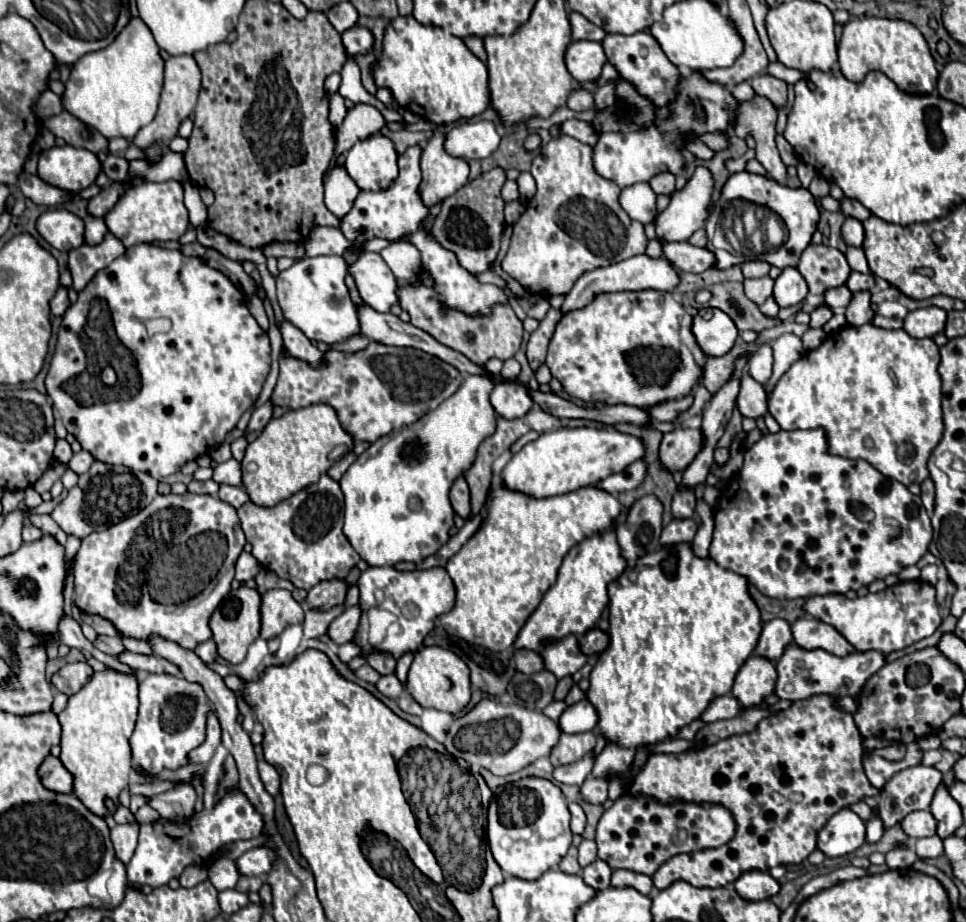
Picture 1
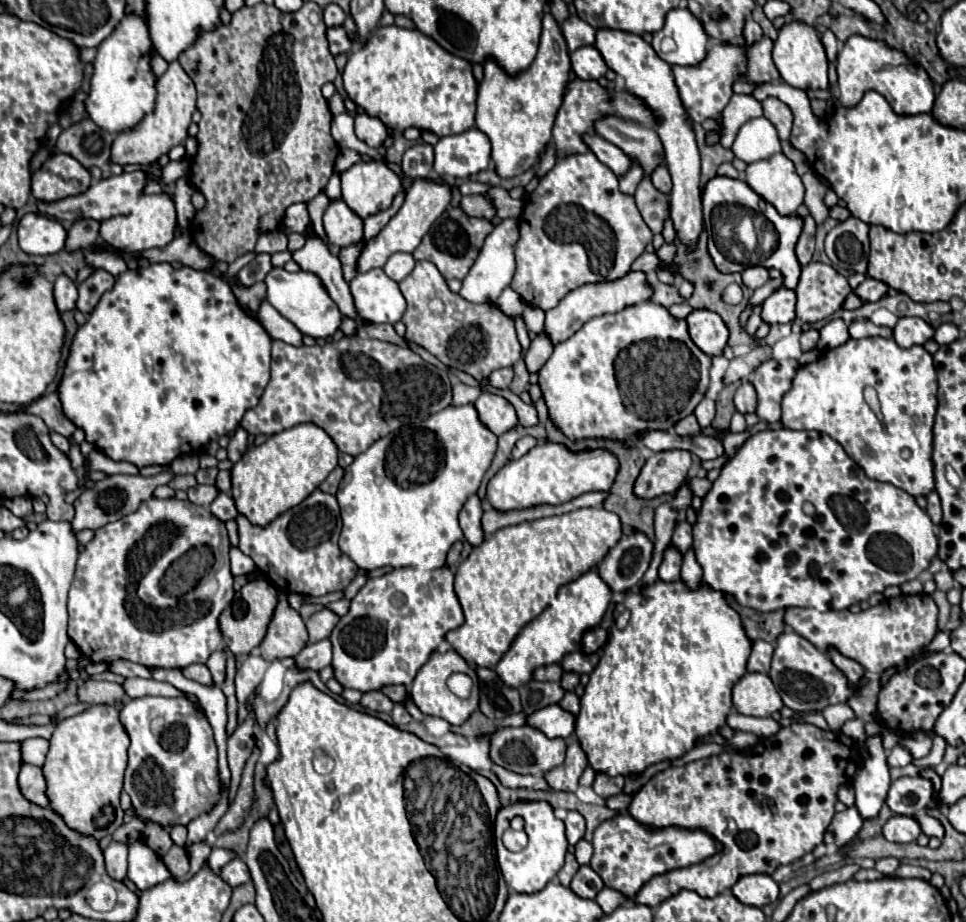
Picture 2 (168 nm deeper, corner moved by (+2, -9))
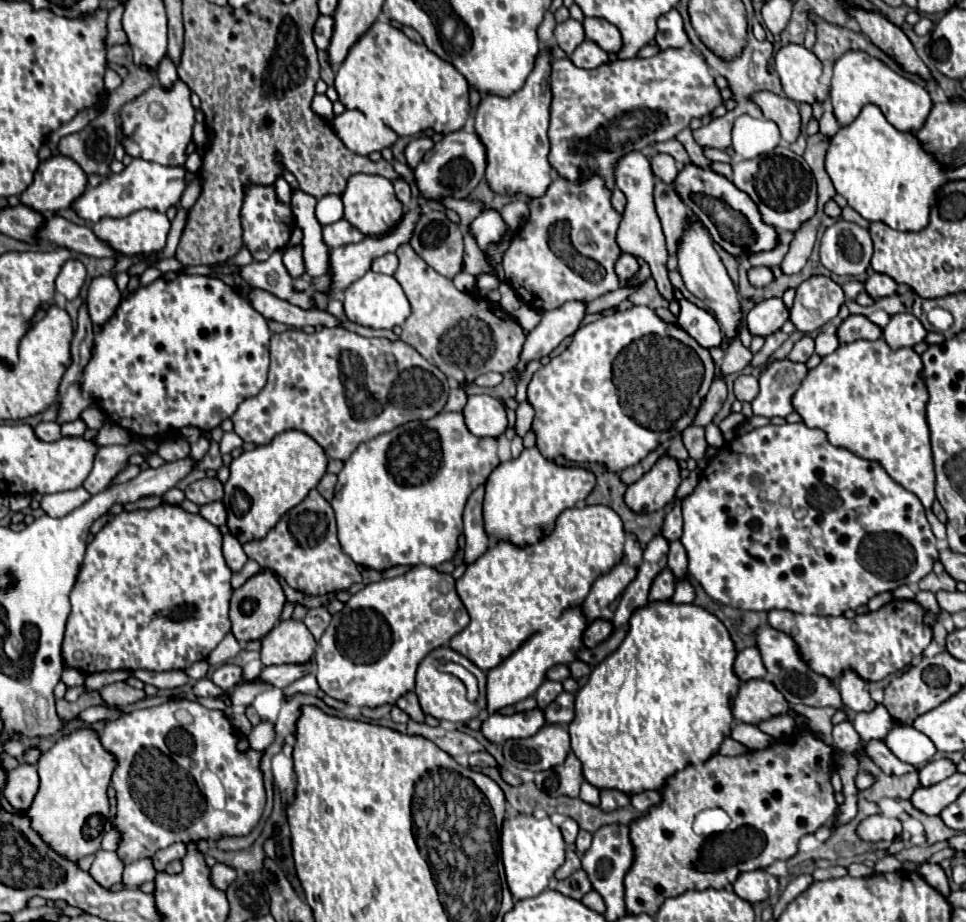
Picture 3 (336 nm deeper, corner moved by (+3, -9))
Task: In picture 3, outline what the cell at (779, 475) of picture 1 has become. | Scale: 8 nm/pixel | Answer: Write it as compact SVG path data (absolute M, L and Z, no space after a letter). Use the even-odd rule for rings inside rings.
M784 423L780 427L764 425L760 429L754 429L746 435L738 435L736 439L724 443L716 451L716 455L708 459L708 465L702 471L702 477L694 493L682 501L682 515L684 515L684 533L680 541L688 553L688 573L704 587L704 591L712 599L746 611L788 609L804 615L842 615L846 609L858 609L860 605L866 605L878 593L894 591L900 585L916 585L922 577L926 577L932 571L932 565L938 559L936 537L924 515L920 499L916 499L916 495L912 495L896 481L892 481L878 463L856 457L848 449L830 445L824 431L810 429L804 423ZM798 507L804 507L808 511L804 519L794 517L794 509Z

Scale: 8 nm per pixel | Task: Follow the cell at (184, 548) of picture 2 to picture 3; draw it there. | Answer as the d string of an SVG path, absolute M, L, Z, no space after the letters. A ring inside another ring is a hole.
M162 503L154 509L136 509L136 511L124 511L116 515L112 521L108 521L98 535L94 535L92 543L86 547L84 563L80 567L76 585L70 593L72 613L66 623L66 635L62 645L62 657L66 665L76 667L82 673L98 673L98 671L116 671L116 669L148 669L148 671L172 671L172 669L188 669L192 663L202 661L208 657L208 653L224 639L224 635L230 631L230 619L228 619L228 601L232 595L230 585L232 571L226 565L222 557L222 533L218 527L212 527L202 515L192 515L184 511L180 505L168 505Z

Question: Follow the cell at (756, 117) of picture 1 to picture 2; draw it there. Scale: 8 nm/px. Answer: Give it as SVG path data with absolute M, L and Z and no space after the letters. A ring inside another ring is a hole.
M763 159L747 165L745 183L771 203L779 215L795 215L803 203L805 185L791 159Z

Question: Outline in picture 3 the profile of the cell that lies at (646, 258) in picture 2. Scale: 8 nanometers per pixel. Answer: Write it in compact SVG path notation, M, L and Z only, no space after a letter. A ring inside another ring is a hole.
M622 255L616 263L616 273L620 279L630 279L634 273L638 273L638 269L640 269L640 265L634 255Z

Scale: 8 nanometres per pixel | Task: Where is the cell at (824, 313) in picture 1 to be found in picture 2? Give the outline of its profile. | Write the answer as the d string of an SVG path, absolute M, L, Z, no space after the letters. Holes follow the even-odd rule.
M807 329L801 333L801 349L803 351L813 351L815 345L817 345L817 339L819 339L819 331L815 329Z

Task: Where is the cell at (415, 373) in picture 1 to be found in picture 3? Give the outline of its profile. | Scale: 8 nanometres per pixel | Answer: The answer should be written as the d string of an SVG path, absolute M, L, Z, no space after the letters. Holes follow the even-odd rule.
M324 327L312 335L306 335L302 329L288 329L272 335L266 387L258 395L240 403L238 411L232 415L232 423L234 431L254 445L266 445L274 435L288 429L304 431L324 447L330 459L346 461L360 443L388 433L408 421L438 415L444 409L446 399L448 377L404 341L366 339L342 327Z

